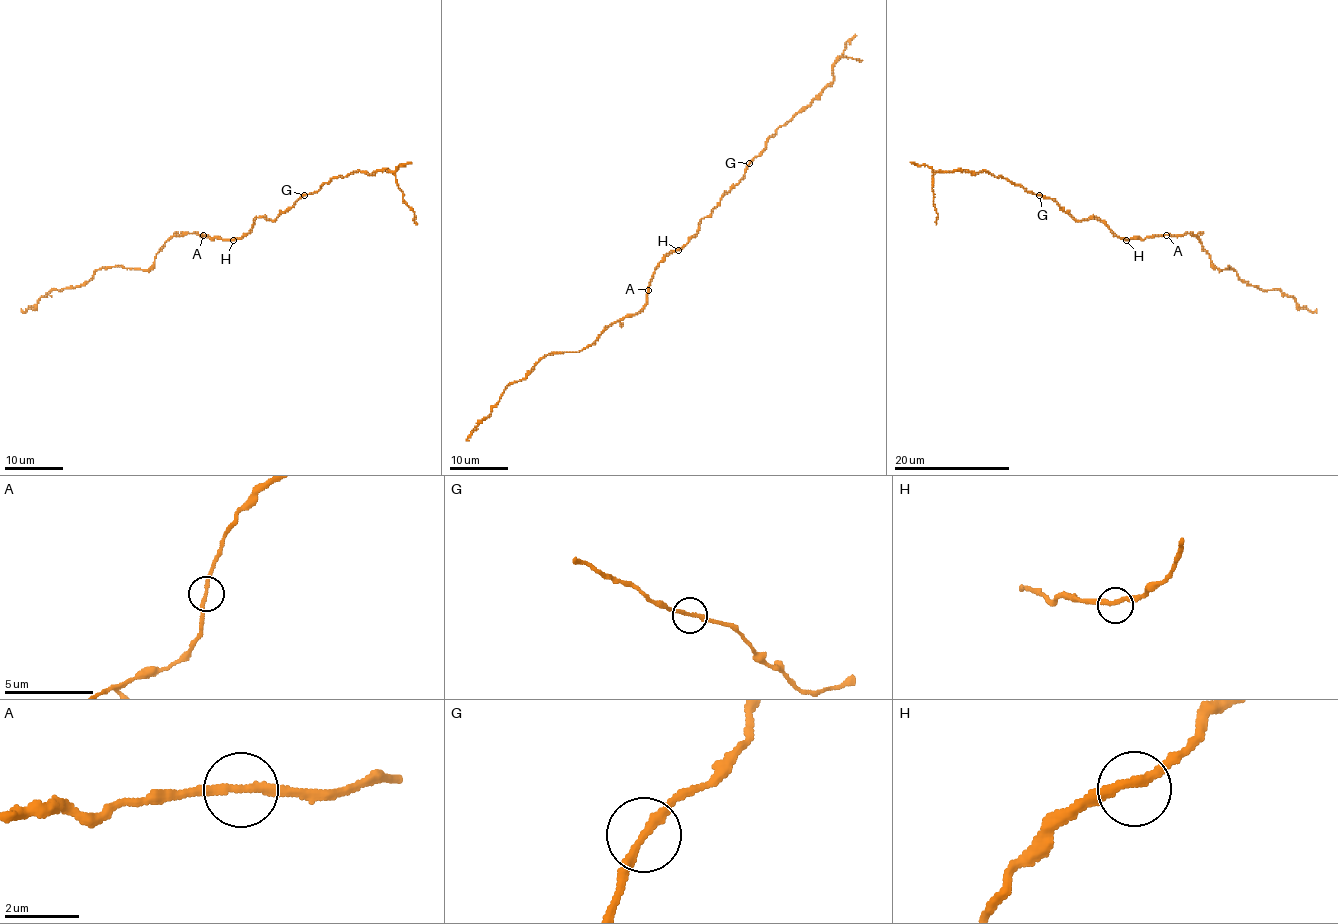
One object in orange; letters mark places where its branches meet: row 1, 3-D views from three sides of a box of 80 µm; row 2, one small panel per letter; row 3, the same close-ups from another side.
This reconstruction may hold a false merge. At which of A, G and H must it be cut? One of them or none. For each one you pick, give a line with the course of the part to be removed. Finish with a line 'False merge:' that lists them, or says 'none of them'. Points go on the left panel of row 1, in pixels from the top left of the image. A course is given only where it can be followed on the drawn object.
A: (204, 235), (175, 235), (147, 269), (104, 267), (80, 285), (53, 290), (34, 307), (25, 312), (21, 309)
False merge: A

